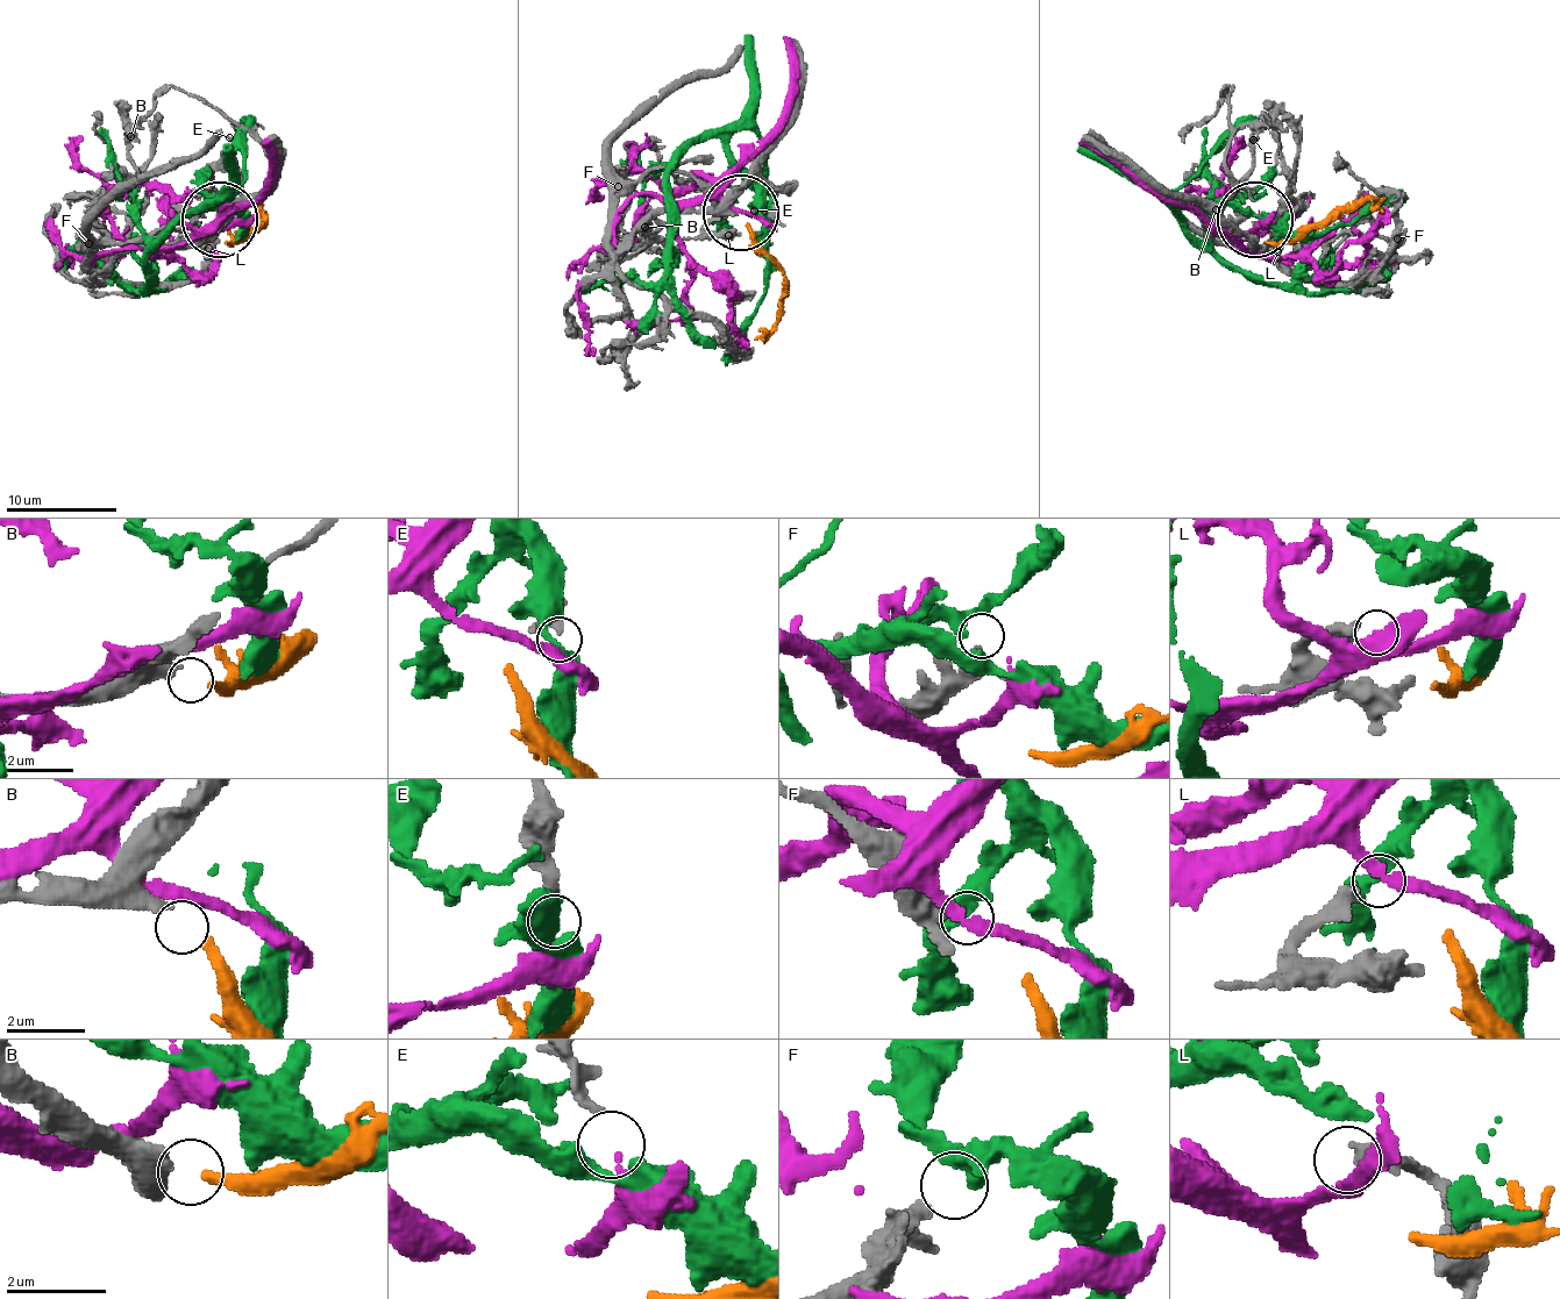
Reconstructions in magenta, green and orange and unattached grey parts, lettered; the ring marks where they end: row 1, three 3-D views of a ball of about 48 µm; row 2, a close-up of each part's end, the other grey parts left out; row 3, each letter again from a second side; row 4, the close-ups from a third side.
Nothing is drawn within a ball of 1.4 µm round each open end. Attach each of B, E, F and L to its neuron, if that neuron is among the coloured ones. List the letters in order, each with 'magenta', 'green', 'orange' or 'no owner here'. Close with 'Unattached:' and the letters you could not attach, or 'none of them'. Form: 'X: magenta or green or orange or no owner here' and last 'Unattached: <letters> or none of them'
B: orange
E: magenta
F: no owner here
L: no owner here
Unattached: F, L

